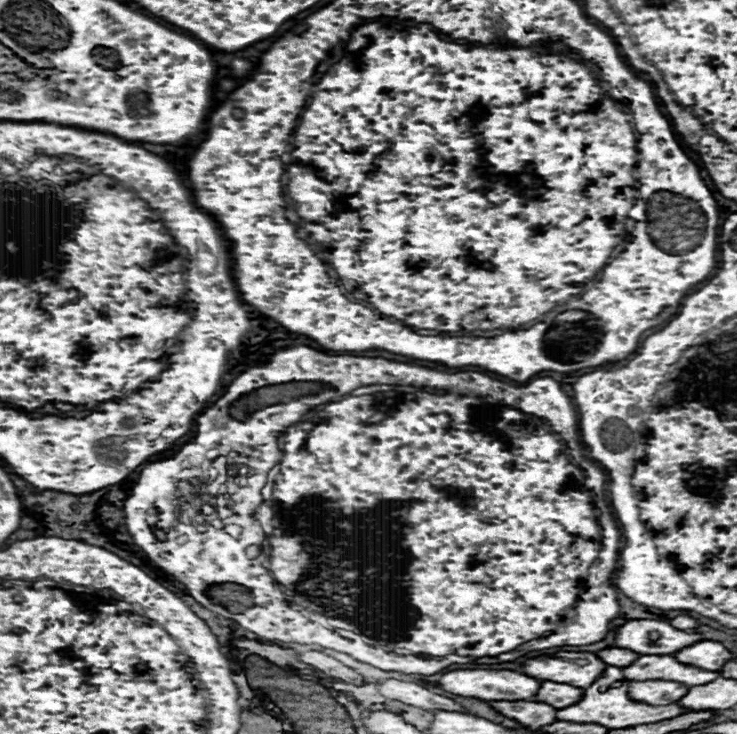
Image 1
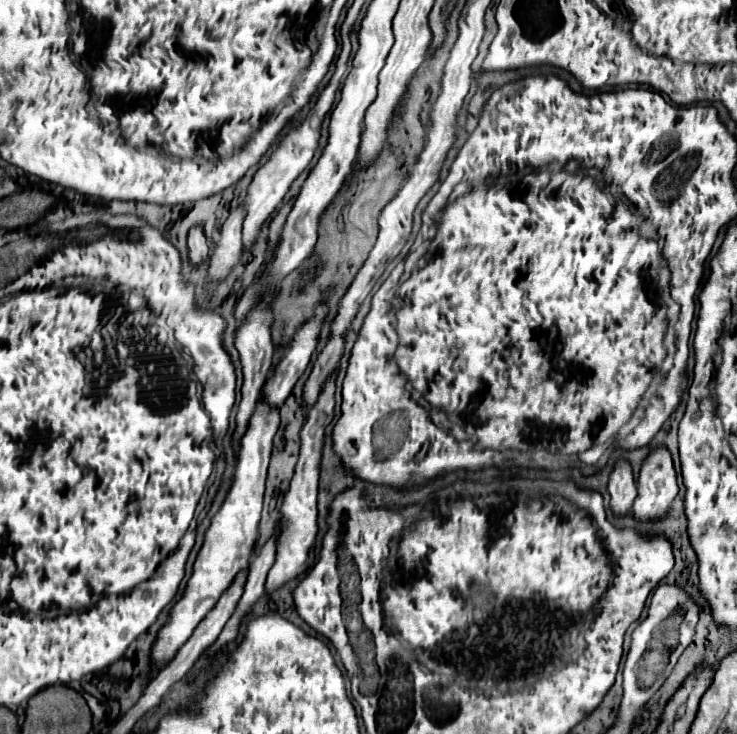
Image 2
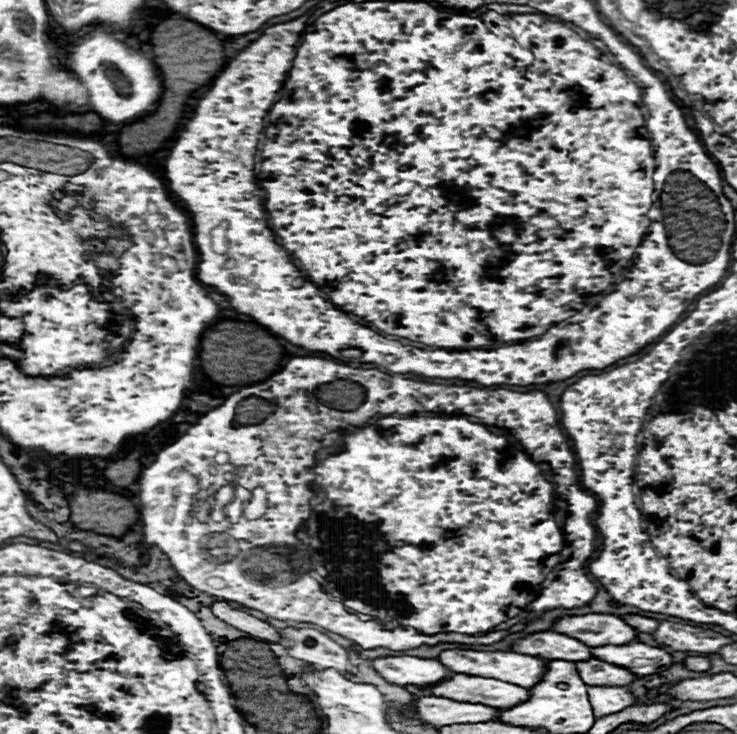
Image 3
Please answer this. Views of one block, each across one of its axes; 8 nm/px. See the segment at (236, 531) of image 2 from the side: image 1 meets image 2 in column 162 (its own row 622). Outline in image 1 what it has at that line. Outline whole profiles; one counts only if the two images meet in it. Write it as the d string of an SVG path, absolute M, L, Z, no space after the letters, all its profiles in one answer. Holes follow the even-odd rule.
M630 620L614 632L614 646L632 650L640 656L646 652L670 654L674 648L686 648L686 644L698 640L702 640L698 634L676 630L664 620Z

